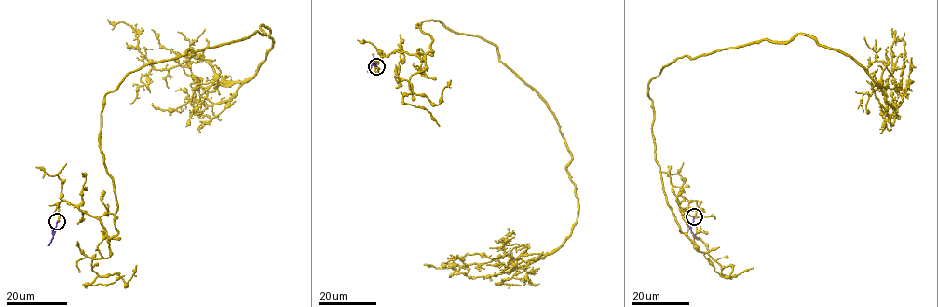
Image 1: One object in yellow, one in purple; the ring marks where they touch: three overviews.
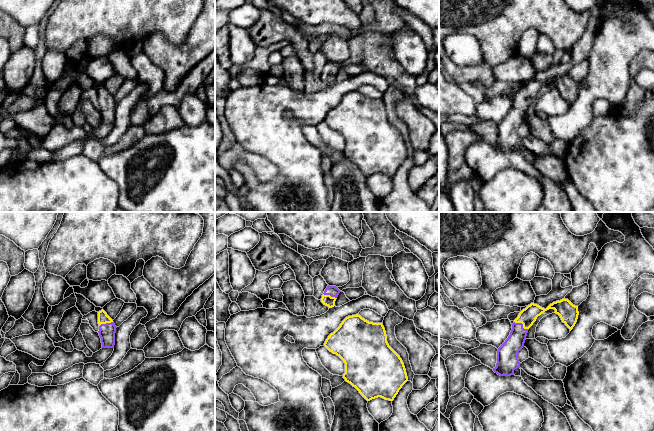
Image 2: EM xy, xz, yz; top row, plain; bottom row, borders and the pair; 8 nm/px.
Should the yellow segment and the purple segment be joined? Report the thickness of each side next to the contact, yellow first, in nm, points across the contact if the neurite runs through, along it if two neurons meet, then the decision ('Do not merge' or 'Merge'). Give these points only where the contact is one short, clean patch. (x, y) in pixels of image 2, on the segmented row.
Thickness 140 nm (yellow) against 150 nm. Path across: yz (527, 316), (522, 323), (517, 338), (509, 350). Merge

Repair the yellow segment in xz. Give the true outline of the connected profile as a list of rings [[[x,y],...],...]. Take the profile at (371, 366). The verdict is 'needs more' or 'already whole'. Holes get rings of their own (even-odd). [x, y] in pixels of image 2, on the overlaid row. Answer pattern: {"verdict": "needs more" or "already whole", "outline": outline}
{"verdict": "already whole", "outline": [[[358,314],[348,316],[328,336],[324,346],[344,361],[343,378],[355,387],[367,401],[378,397],[393,401],[399,390],[408,381],[404,363],[389,346],[382,323],[369,322]]]}

